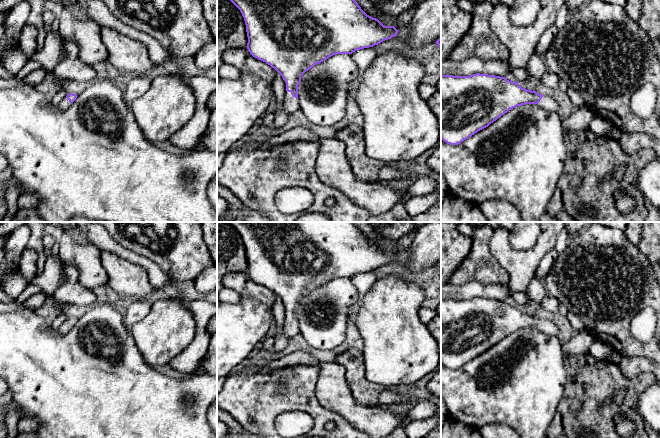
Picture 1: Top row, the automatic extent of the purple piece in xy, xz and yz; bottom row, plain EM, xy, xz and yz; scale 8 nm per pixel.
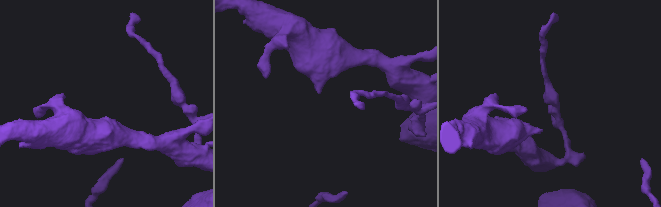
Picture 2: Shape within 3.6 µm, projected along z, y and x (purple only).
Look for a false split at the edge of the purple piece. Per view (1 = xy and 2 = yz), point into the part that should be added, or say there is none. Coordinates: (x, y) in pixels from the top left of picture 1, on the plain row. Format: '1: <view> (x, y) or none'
1: xy (65, 327)
2: yz (546, 326)

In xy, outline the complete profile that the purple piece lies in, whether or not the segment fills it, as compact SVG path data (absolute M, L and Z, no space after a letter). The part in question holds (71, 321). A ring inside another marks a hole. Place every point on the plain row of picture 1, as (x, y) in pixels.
M70 317L60 326L59 331L62 333L68 332L77 322L76 318Z

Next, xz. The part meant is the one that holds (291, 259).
M226 222L241 236L248 261L250 278L274 292L286 307L283 328L289 340L299 333L298 309L301 300L314 289L336 278L352 278L356 274L373 271L397 260L394 250L384 250L378 243L367 239L353 222Z

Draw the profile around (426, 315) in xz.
M421 307L418 311L418 316L420 321L427 325L437 316L437 314L435 310L426 307Z

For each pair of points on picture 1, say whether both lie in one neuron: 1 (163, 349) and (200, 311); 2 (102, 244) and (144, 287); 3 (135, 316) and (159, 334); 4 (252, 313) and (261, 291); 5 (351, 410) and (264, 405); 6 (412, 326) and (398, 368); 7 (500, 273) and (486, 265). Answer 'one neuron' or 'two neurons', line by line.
1: two neurons
2: two neurons
3: two neurons
4: two neurons
5: two neurons
6: one neuron
7: one neuron

